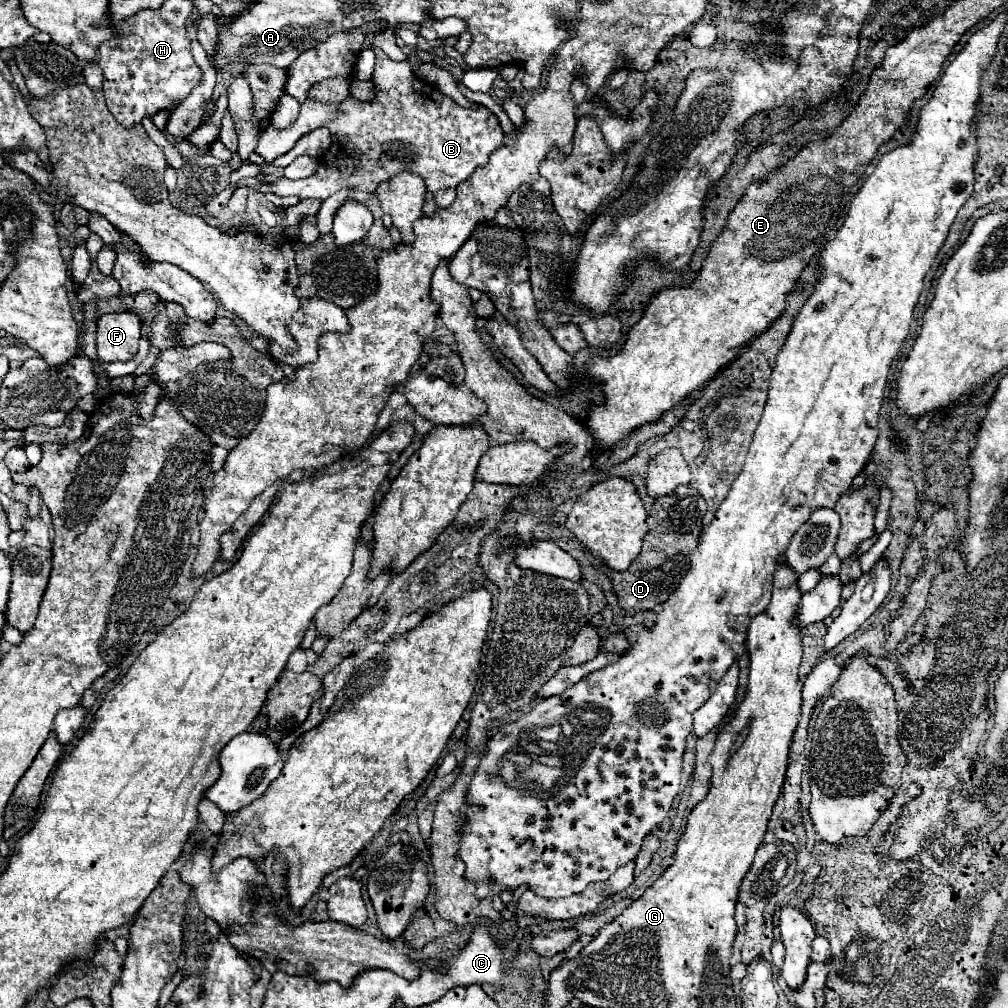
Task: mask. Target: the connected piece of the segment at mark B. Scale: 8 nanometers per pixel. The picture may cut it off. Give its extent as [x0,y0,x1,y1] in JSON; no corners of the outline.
[228,48,506,208]

